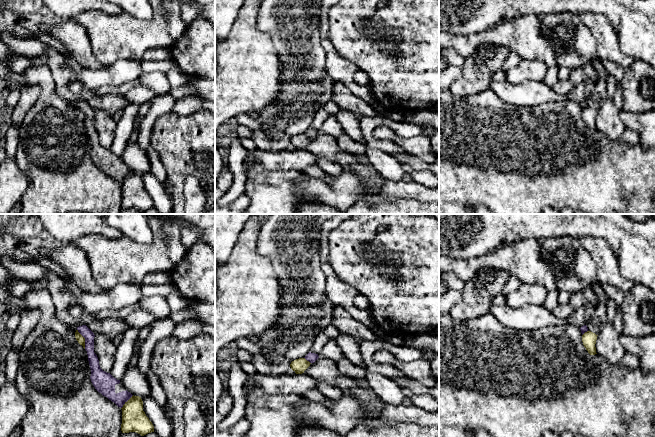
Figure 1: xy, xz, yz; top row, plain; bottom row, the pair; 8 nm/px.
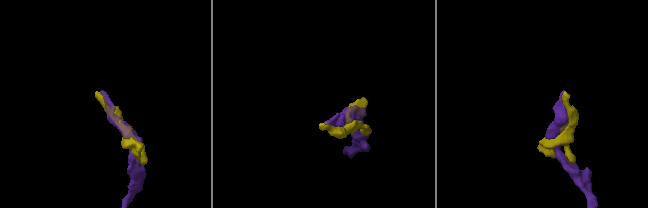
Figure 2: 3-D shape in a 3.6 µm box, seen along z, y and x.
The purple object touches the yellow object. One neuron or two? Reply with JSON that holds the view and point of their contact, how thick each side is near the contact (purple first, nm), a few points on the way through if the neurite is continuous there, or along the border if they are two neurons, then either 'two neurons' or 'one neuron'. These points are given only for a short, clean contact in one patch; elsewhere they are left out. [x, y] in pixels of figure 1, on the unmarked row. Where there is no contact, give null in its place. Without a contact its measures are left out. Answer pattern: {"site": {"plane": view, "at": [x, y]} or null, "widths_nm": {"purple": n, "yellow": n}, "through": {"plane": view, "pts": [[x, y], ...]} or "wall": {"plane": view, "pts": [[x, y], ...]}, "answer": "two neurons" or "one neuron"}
{"site": {"plane": "xy", "at": [85, 115]}, "widths_nm": {"purple": 80, "yellow": 60}, "answer": "two neurons"}

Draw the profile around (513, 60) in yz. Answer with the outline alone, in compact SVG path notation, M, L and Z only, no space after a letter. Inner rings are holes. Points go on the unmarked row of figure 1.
M511 53L508 55L506 60L504 61L502 65L502 70L508 72L510 69L515 68L518 66L523 59L520 58L517 54Z

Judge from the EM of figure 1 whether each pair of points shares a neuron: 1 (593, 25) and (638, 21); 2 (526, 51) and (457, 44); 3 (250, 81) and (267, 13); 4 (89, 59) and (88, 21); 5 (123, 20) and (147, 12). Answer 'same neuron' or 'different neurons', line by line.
1: different neurons
2: same neuron
3: different neurons
4: different neurons
5: different neurons

